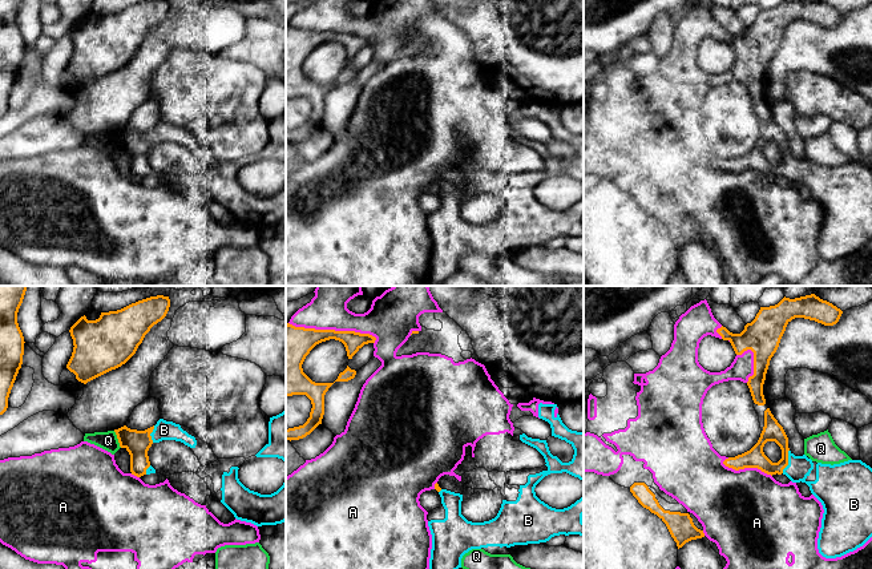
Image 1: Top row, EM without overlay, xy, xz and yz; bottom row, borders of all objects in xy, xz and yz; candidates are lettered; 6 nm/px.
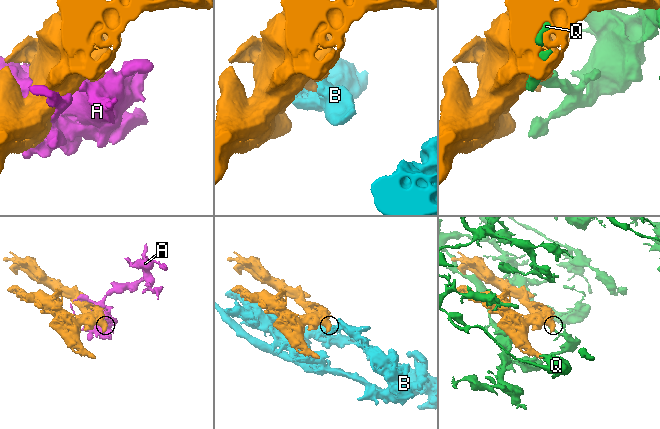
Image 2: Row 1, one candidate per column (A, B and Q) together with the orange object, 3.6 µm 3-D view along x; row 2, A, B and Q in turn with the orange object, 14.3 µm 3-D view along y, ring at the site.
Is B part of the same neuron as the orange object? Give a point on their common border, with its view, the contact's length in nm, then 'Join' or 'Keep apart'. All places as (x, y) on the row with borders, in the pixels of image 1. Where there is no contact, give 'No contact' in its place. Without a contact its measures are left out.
Touches orange at yz (787, 461). Shared border 150 nm. Join

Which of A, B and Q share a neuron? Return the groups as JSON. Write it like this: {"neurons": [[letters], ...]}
{"neurons": [["A"], ["B"], ["Q"]]}

